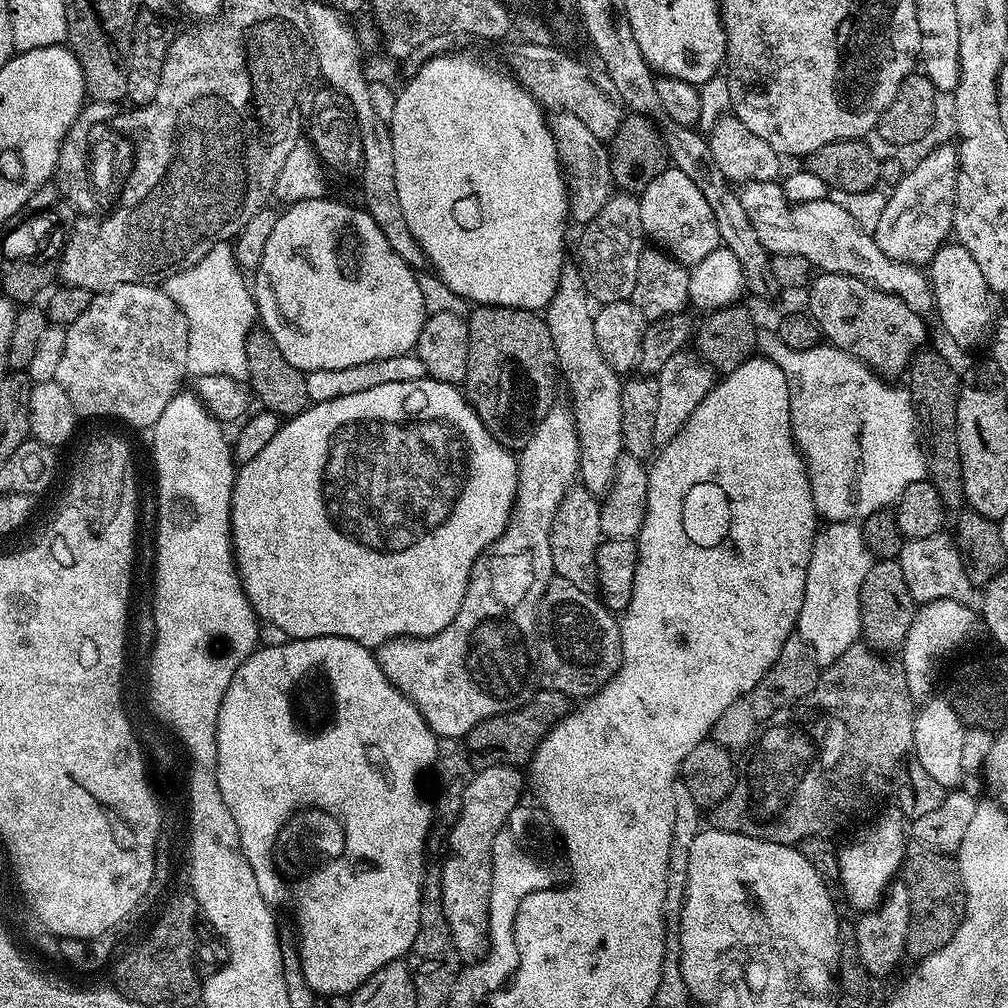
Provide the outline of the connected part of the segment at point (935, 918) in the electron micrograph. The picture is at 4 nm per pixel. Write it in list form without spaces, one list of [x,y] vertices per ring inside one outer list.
[[[915,842],[909,843],[904,853],[908,856],[908,866],[902,870],[902,882],[910,894],[910,926],[904,951],[909,957],[923,958],[942,950],[942,946],[946,946],[946,942],[954,938],[958,926],[963,922],[964,884],[960,881],[960,867],[949,853],[930,850],[930,846],[922,846]]]

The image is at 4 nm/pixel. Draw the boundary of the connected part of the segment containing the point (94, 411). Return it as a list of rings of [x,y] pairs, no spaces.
[[[123,284],[109,292],[93,295],[90,306],[86,306],[85,312],[80,315],[73,324],[67,325],[66,350],[62,350],[62,358],[58,361],[58,374],[56,383],[66,390],[66,398],[70,398],[72,408],[77,417],[84,416],[113,416],[116,420],[125,420],[136,428],[151,429],[152,425],[162,418],[162,410],[166,410],[166,402],[181,391],[184,376],[189,375],[188,363],[186,362],[186,346],[188,345],[188,327],[186,326],[186,314],[177,306],[170,297],[164,293],[163,287],[155,284]]]

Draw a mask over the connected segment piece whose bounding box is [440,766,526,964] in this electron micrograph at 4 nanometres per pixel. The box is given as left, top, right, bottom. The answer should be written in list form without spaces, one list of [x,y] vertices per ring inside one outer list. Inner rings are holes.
[[[490,766],[481,768],[472,776],[462,794],[461,812],[452,828],[447,833],[446,855],[440,865],[442,886],[442,910],[454,938],[461,961],[481,957],[488,952],[488,923],[490,922],[490,886],[492,885],[492,847],[498,830],[504,828],[508,816],[521,803],[520,795],[526,792],[526,776],[519,767]]]

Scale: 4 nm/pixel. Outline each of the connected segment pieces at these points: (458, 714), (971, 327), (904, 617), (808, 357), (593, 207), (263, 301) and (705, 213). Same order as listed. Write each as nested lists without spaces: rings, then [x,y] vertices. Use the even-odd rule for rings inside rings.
[[[554,406],[548,411],[546,418],[542,418],[537,424],[527,444],[519,449],[520,486],[516,490],[512,519],[508,521],[508,527],[500,538],[475,560],[467,582],[466,594],[454,620],[446,626],[446,630],[433,636],[388,640],[375,651],[376,662],[382,675],[403,696],[410,698],[414,706],[418,706],[437,738],[460,740],[467,737],[468,732],[478,726],[478,722],[494,718],[498,714],[516,712],[528,704],[538,691],[540,649],[536,618],[541,596],[554,578],[550,554],[552,523],[568,489],[577,483],[580,470],[580,443],[576,437],[576,419],[572,417],[571,407],[560,407]],[[472,604],[474,612],[484,612],[484,618],[490,628],[462,628],[462,620],[466,620],[468,624],[472,616]]]
[[[946,242],[942,245],[932,258],[930,283],[934,316],[940,319],[945,334],[960,348],[980,348],[983,344],[985,347],[990,340],[994,315],[992,316],[992,308],[988,305],[990,293],[986,278],[982,278],[978,262],[970,258],[970,250],[966,250],[958,242]]]
[[[899,559],[876,560],[870,566],[866,574],[866,582],[862,582],[860,591],[862,614],[860,630],[863,643],[888,654],[895,653],[904,643],[906,634],[910,630],[910,622],[914,622],[916,617],[917,607],[910,590],[906,590],[906,578],[902,578]]]
[[[775,334],[761,335],[758,344],[763,355],[786,374],[790,386],[792,437],[808,467],[814,506],[825,521],[862,522],[870,514],[895,505],[906,486],[925,479],[916,411],[912,408],[912,396],[907,387],[895,388],[892,385],[895,383],[886,383],[885,377],[873,372],[858,358],[831,346],[794,350],[786,347]]]
[[[557,111],[551,117],[550,127],[568,181],[568,211],[571,219],[575,223],[577,220],[577,225],[580,226],[589,224],[614,194],[612,158],[609,149],[605,141],[594,138],[588,127],[569,112]]]
[[[325,198],[322,200],[299,200],[296,204],[289,204],[277,215],[274,230],[270,230],[270,238],[266,238],[266,250],[262,250],[262,262],[254,269],[254,299],[259,323],[264,323],[263,331],[278,346],[282,358],[290,362],[299,372],[305,374],[314,370],[343,370],[346,366],[358,366],[362,362],[378,362],[382,358],[409,355],[418,342],[418,334],[422,334],[422,326],[426,319],[424,312],[424,292],[420,289],[417,273],[390,247],[386,242],[386,234],[378,230],[378,222],[363,207],[351,208],[348,204],[339,204],[336,200]]]
[[[669,166],[658,178],[654,178],[650,189],[652,213],[646,216],[646,232],[653,245],[659,246],[679,264],[691,266],[702,262],[706,254],[721,247],[718,222],[714,222],[714,210],[706,203],[702,190],[682,174],[682,170]]]

